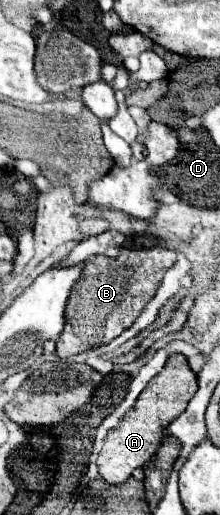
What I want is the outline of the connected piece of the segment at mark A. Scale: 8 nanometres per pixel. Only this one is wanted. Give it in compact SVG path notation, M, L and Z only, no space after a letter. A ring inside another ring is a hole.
M172 353L166 359L164 369L146 385L134 407L124 415L124 419L120 419L118 427L108 431L104 447L98 455L98 471L102 479L110 485L120 485L132 475L136 467L144 467L144 463L150 461L158 451L158 445L164 439L166 425L186 409L188 401L194 397L196 391L198 381L194 371L188 367L186 357L180 353Z

